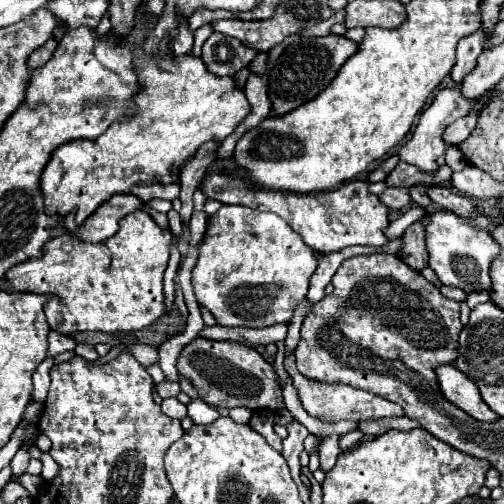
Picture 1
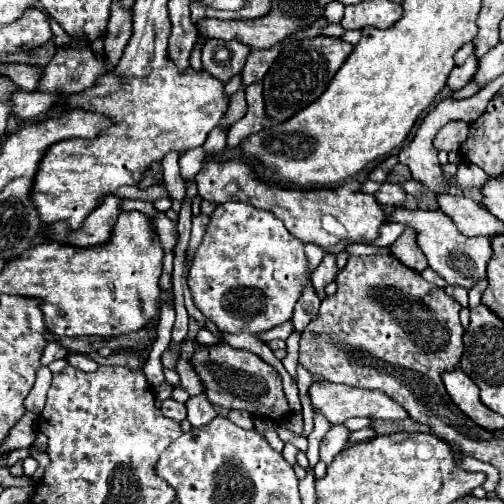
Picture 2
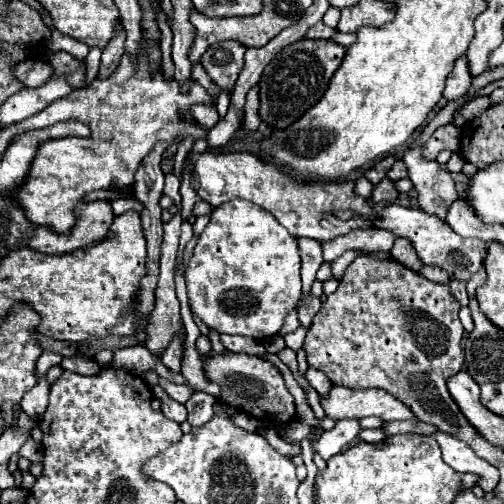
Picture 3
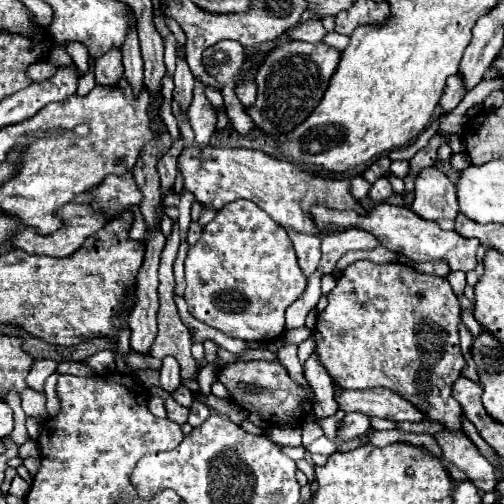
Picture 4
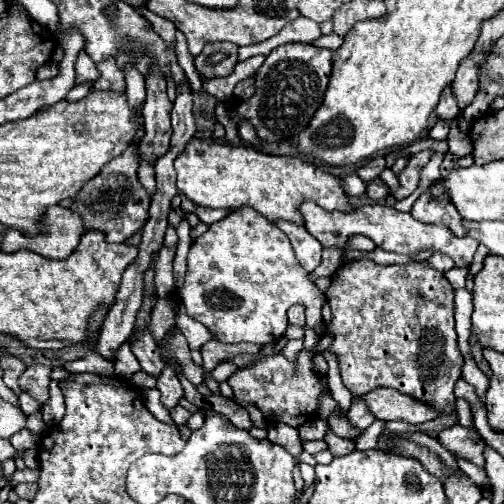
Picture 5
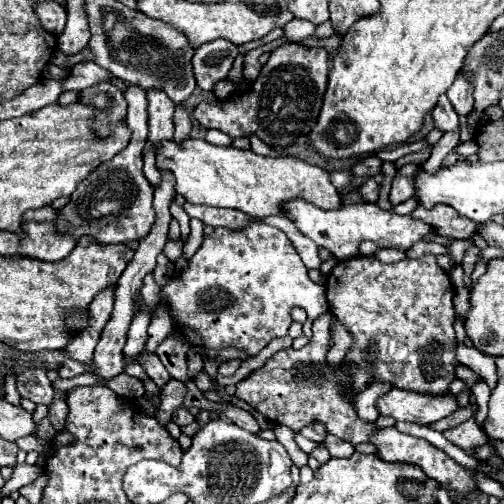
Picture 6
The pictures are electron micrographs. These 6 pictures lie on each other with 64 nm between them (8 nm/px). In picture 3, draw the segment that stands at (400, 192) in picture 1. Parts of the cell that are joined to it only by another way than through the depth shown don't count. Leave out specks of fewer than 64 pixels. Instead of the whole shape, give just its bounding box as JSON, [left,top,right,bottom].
[372,178,398,204]

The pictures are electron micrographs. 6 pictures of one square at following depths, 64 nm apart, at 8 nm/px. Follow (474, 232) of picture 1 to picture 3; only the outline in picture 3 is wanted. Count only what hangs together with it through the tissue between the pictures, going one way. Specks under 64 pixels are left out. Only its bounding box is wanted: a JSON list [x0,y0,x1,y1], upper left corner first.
[374,204,486,282]

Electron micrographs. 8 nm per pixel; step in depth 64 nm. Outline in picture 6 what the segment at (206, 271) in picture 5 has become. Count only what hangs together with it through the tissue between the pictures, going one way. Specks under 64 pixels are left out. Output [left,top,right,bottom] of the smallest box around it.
[160,220,328,356]

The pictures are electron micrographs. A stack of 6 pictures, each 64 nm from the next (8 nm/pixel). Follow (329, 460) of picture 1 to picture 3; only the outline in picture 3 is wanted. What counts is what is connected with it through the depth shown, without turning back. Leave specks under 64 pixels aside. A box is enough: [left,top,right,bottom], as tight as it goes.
[316,418,362,460]

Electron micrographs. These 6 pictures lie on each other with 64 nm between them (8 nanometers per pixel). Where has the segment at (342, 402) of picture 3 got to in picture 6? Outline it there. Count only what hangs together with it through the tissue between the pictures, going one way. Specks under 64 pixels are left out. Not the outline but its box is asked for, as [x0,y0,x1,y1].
[376,388,458,424]

